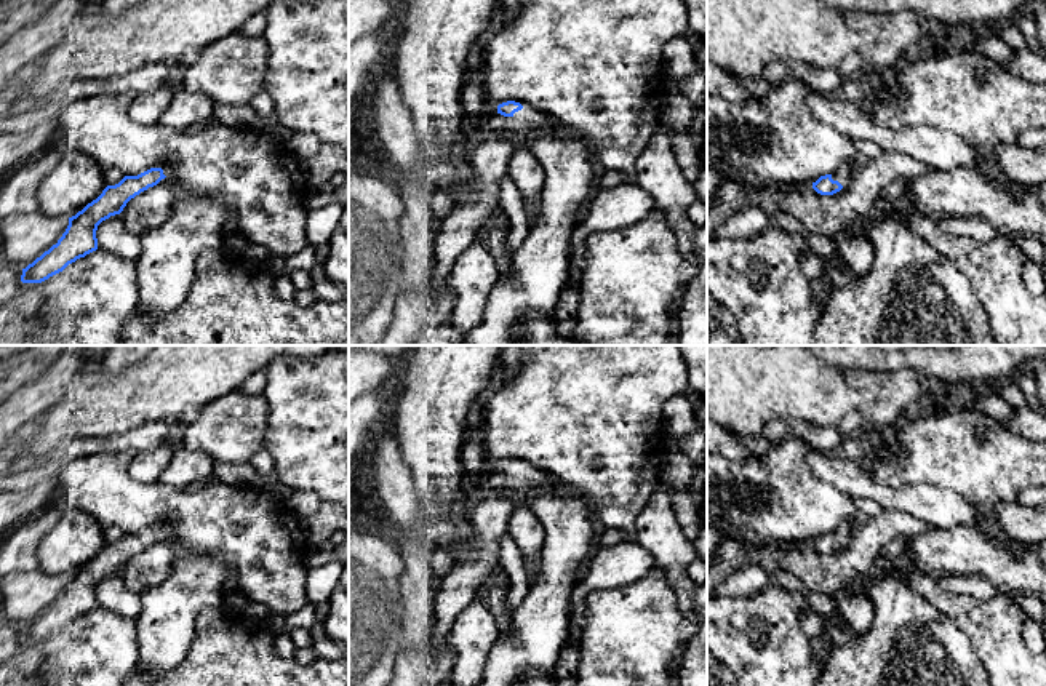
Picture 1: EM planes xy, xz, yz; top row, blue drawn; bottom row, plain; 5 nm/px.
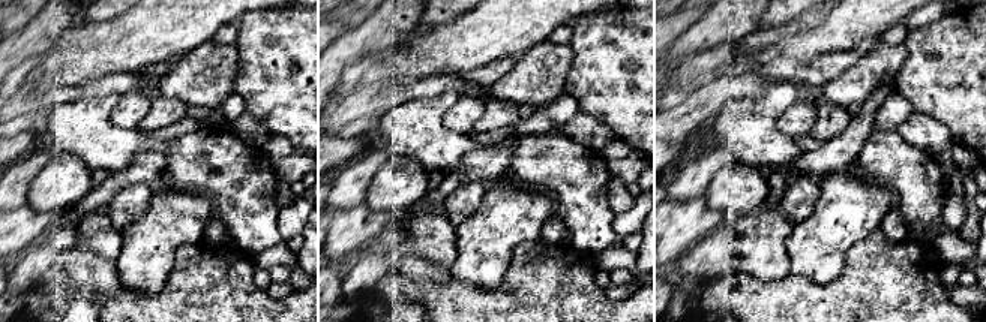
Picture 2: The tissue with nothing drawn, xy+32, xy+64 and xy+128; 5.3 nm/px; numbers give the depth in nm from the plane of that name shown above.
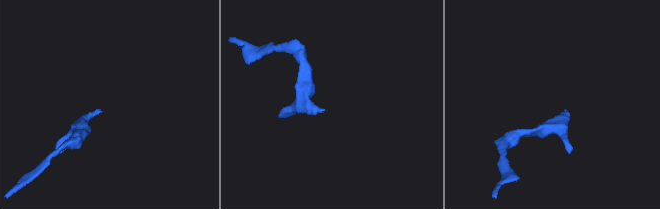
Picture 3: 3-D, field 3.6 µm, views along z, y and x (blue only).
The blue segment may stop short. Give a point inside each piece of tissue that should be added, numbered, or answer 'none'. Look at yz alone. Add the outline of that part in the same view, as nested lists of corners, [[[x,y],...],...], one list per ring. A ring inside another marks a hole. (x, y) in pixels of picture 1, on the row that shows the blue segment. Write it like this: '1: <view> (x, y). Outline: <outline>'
1: yz (843, 175). Outline: [[[843,163],[838,166],[838,170],[835,171],[835,176],[836,176],[836,181],[846,187],[851,181],[851,176],[854,173],[854,166],[852,165],[848,165],[848,163]]]

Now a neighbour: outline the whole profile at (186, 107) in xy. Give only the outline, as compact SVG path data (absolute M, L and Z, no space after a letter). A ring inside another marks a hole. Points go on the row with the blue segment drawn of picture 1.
M176 85L171 102L158 123L181 130L213 117L213 106L214 102L206 94Z

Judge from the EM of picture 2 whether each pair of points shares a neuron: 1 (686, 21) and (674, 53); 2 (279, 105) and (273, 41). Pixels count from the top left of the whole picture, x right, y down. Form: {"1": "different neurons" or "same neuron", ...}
{"1": "different neurons", "2": "same neuron"}

